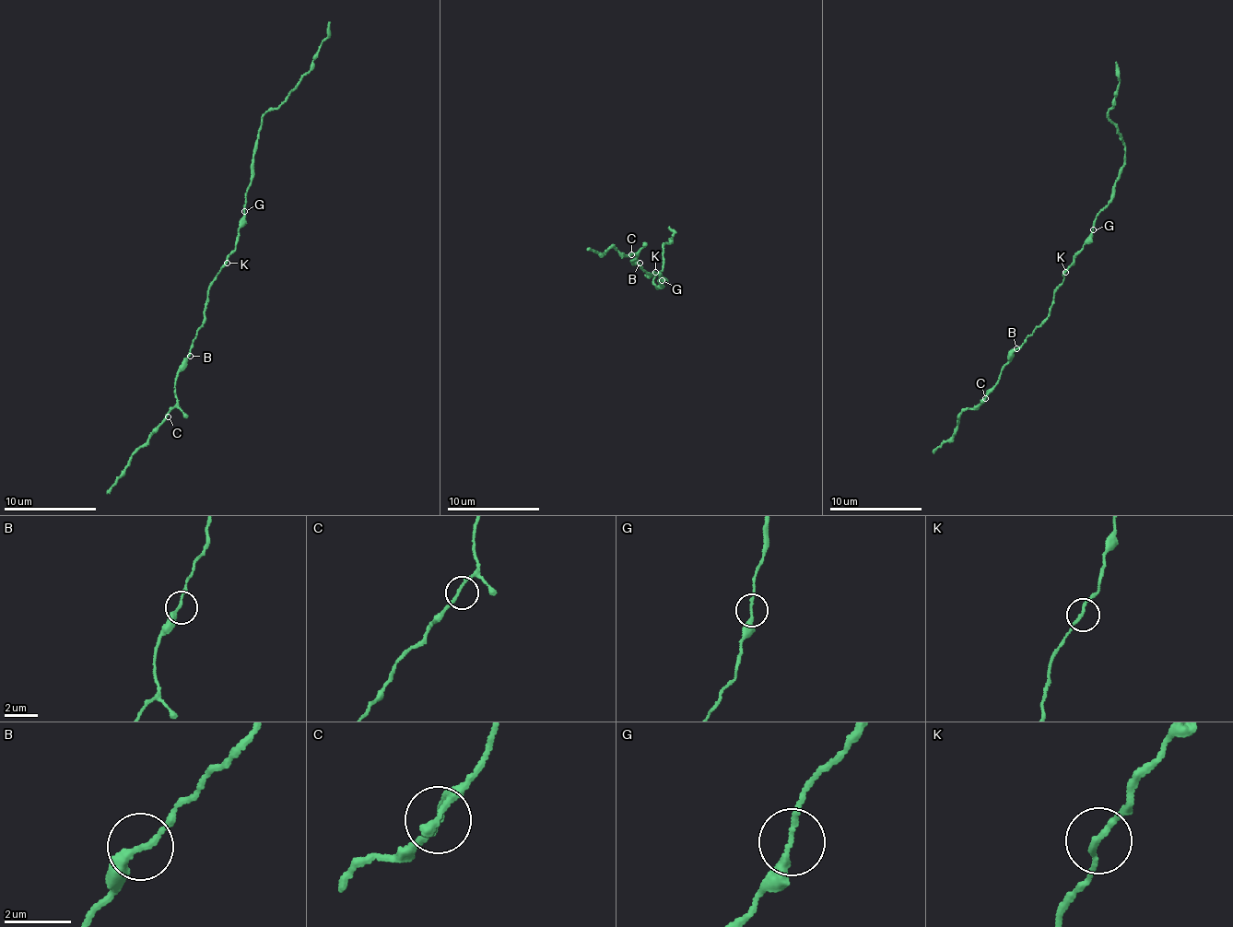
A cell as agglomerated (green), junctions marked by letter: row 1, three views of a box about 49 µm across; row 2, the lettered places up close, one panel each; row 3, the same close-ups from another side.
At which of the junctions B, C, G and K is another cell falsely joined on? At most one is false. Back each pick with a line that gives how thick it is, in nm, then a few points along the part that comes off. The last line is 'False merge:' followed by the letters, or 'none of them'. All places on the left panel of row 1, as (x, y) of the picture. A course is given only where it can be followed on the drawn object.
False merge: none of them

